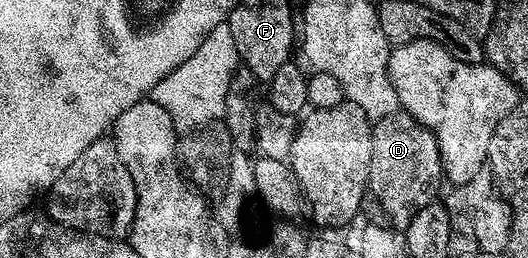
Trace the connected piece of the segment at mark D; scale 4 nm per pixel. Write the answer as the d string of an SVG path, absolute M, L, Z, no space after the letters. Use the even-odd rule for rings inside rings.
M397 109L391 116L383 116L372 123L373 135L371 136L371 168L373 171L373 186L367 190L373 198L365 198L363 206L373 206L377 214L381 214L379 228L404 232L411 224L415 212L427 204L438 201L443 183L441 169L441 153L437 138L426 126L417 122L408 112Z

